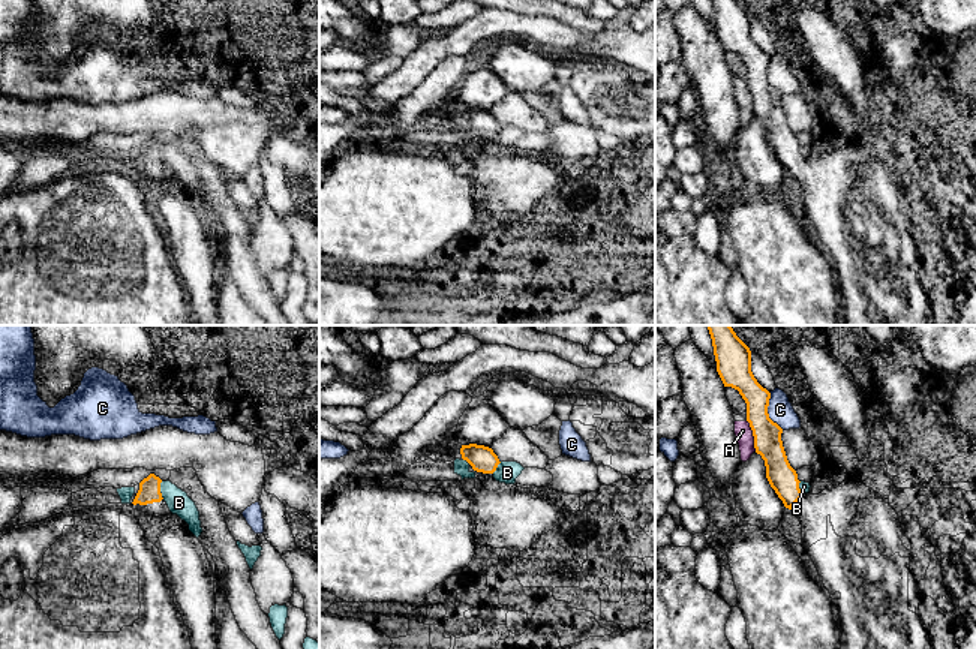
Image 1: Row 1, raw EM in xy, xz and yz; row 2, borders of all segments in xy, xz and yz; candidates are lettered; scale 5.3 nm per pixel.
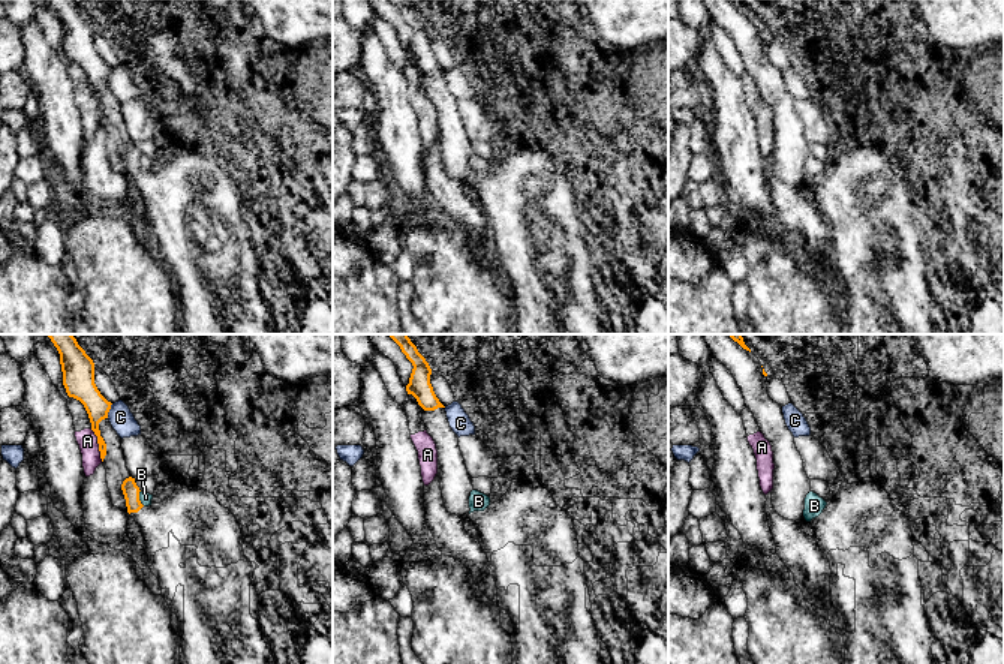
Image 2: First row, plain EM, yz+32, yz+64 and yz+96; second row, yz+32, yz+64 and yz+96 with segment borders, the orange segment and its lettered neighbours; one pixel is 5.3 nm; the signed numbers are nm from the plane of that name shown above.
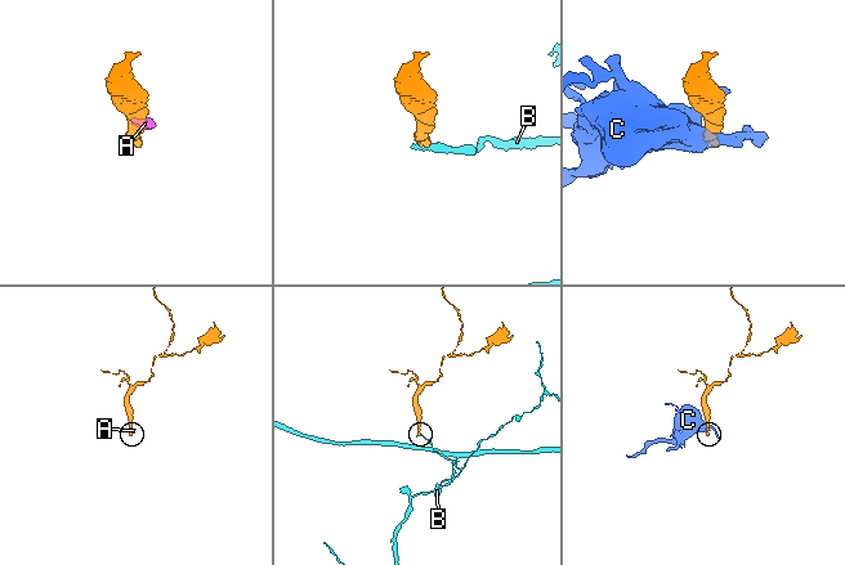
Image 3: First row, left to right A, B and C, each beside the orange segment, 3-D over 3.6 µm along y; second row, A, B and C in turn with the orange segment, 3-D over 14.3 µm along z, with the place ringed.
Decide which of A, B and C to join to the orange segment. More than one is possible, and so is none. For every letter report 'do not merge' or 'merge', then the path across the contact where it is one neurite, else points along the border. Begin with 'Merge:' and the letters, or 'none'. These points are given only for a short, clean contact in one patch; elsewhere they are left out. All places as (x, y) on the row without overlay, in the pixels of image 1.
Merge: B
A: do not merge; border along yz (747, 84), (756, 114)
B: merge
C: do not merge; border along yz (769, 57), (768, 80), (783, 93)

